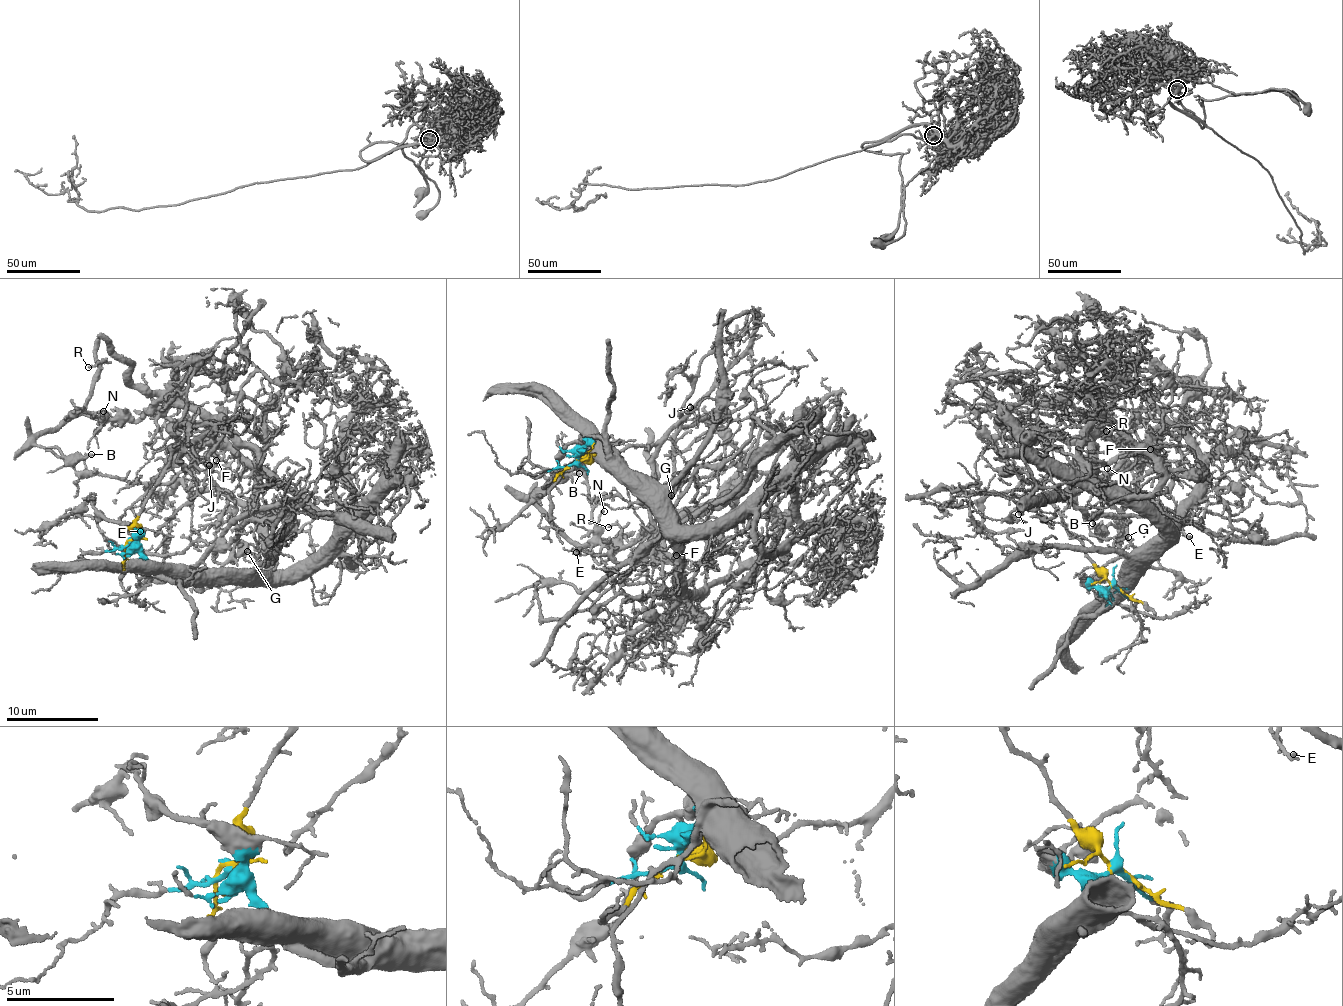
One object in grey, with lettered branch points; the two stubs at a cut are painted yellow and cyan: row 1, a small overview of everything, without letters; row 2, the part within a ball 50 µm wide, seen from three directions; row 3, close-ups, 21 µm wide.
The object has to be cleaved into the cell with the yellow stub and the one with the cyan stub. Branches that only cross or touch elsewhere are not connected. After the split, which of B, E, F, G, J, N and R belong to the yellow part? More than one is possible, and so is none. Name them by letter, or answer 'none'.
E, J

